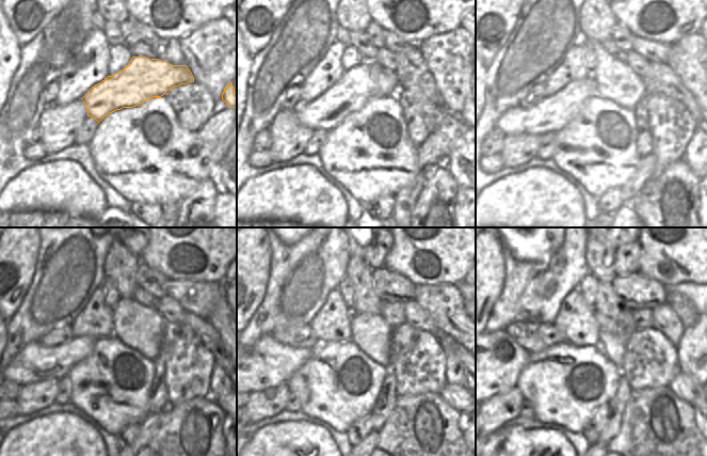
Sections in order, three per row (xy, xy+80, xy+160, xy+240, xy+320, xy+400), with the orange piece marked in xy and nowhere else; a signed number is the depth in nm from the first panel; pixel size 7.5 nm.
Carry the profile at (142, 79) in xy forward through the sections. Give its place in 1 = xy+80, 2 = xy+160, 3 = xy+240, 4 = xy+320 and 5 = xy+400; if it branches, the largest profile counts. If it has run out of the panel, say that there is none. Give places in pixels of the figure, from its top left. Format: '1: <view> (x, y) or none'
1: xy+80 (357, 85)
2: xy+160 (552, 113)
3: xy+240 (35, 362)
4: xy+320 (267, 363)
5: xy+400 (497, 360)

